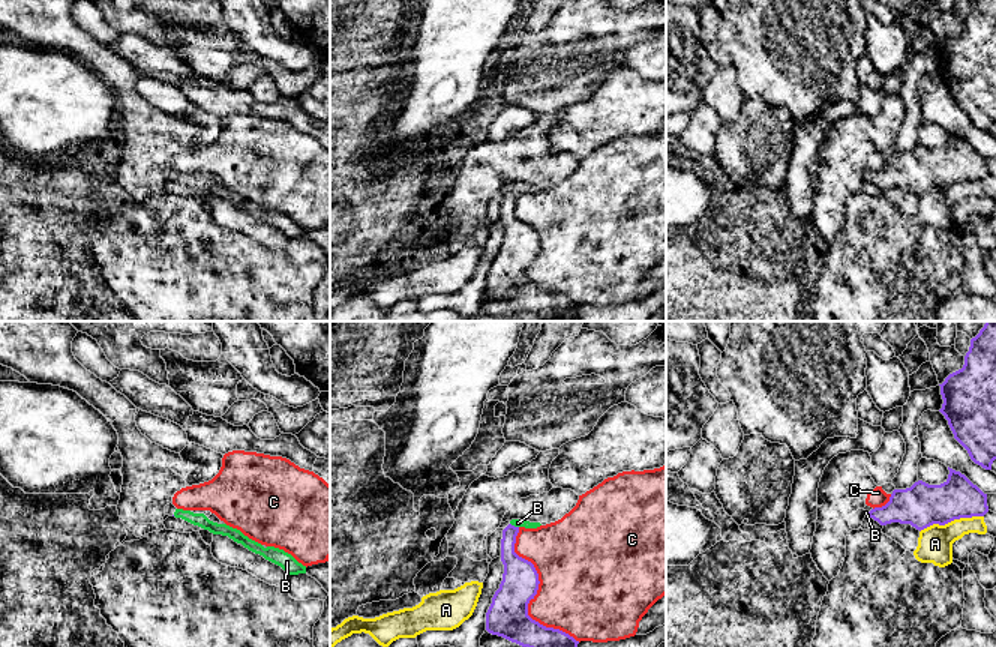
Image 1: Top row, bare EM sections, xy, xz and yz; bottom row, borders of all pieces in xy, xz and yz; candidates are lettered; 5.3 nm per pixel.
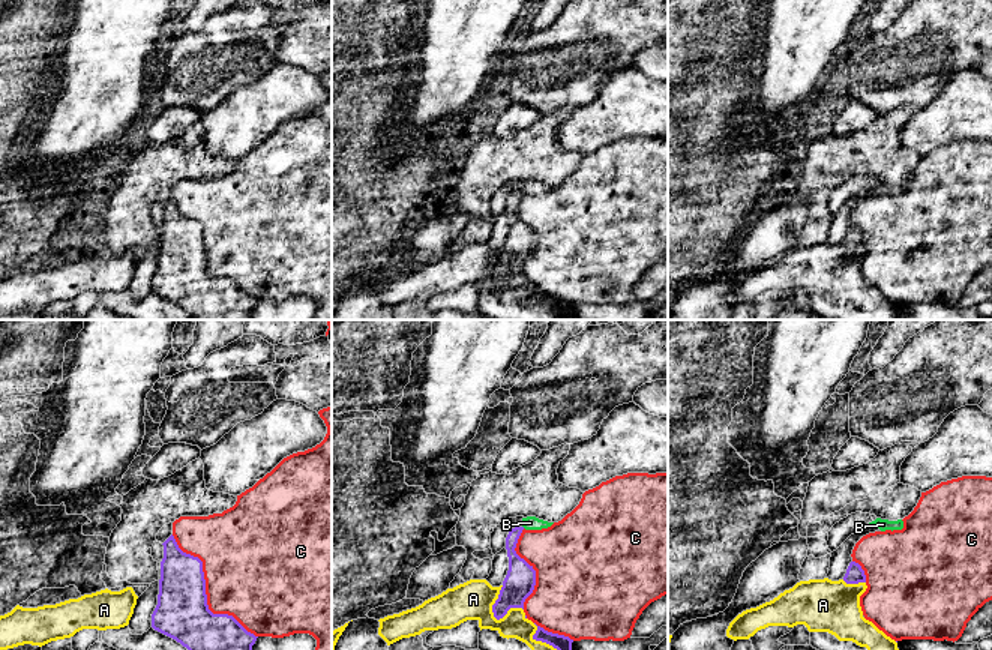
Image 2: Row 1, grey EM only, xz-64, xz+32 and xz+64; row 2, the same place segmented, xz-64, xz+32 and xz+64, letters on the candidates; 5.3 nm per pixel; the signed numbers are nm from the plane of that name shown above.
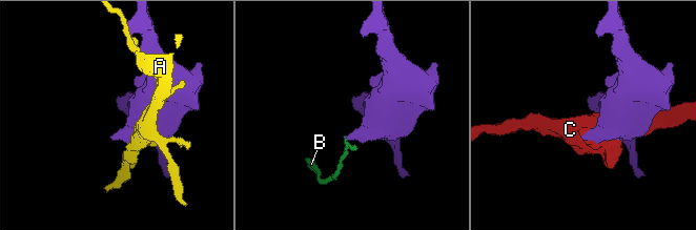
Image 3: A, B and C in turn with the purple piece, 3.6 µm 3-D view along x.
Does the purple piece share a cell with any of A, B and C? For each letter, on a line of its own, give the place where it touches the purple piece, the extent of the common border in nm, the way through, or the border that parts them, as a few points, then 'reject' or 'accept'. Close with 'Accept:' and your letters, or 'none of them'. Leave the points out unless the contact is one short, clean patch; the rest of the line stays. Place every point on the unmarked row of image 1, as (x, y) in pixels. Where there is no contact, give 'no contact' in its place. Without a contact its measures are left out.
A: yz (951, 183) | 360 nm | reject
B: xz (513, 189) | 50 nm | across xz (518, 236), (509, 221), (513, 189), (518, 186) | accept
C: xz (536, 257) | 700 nm | reject
Accept: B

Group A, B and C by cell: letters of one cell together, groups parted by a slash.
A / B / C

